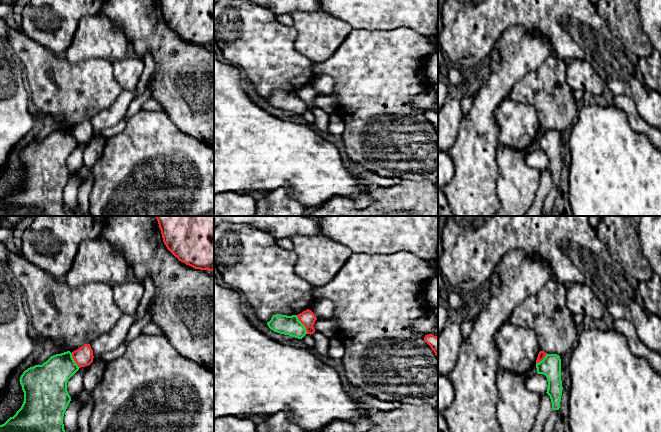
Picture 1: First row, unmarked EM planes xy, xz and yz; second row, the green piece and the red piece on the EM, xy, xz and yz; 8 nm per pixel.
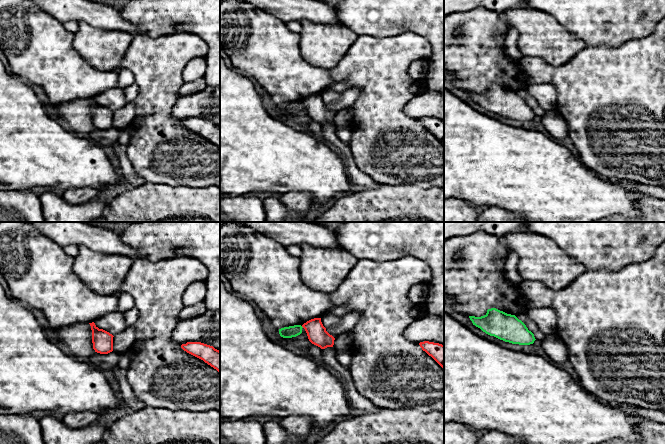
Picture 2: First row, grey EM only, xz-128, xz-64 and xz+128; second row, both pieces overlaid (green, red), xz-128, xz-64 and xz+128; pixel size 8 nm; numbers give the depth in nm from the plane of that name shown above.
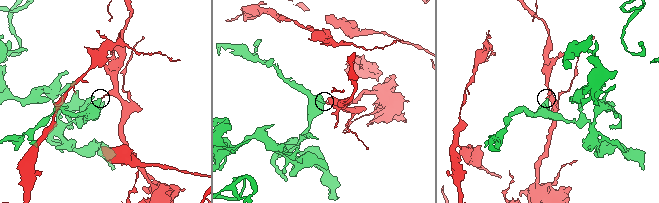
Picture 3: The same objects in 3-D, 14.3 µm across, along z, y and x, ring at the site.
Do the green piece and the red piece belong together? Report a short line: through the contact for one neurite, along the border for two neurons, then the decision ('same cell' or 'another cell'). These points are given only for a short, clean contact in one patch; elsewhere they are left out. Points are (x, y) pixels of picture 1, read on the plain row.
line xz (296, 91), (307, 109); another cell

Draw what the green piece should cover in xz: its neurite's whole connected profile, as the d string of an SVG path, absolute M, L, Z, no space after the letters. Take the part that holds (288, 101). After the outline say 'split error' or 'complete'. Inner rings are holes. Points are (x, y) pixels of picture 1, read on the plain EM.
M273 91L267 101L274 108L298 115L302 115L307 110L305 102L298 96L297 91Z; complete

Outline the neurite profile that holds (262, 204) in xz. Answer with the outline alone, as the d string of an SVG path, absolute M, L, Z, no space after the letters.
M267 197L261 198L257 201L257 209L255 216L267 216L269 208L269 200Z

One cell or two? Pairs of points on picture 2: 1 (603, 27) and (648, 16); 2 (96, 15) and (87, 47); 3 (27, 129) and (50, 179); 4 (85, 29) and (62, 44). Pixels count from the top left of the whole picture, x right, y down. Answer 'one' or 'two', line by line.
1: one
2: two
3: one
4: two

